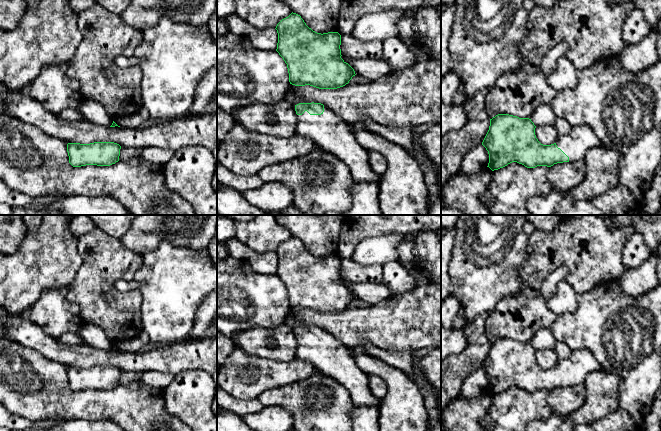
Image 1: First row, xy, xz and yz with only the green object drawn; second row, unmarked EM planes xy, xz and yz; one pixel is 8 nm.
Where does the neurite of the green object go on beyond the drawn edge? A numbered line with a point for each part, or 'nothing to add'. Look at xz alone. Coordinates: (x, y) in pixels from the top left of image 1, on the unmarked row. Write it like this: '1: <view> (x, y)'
1: xz (330, 356)

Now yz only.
1: yz (579, 364)

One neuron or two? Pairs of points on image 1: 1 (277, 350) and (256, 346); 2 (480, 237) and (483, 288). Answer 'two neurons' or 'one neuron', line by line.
1: one neuron
2: one neuron

